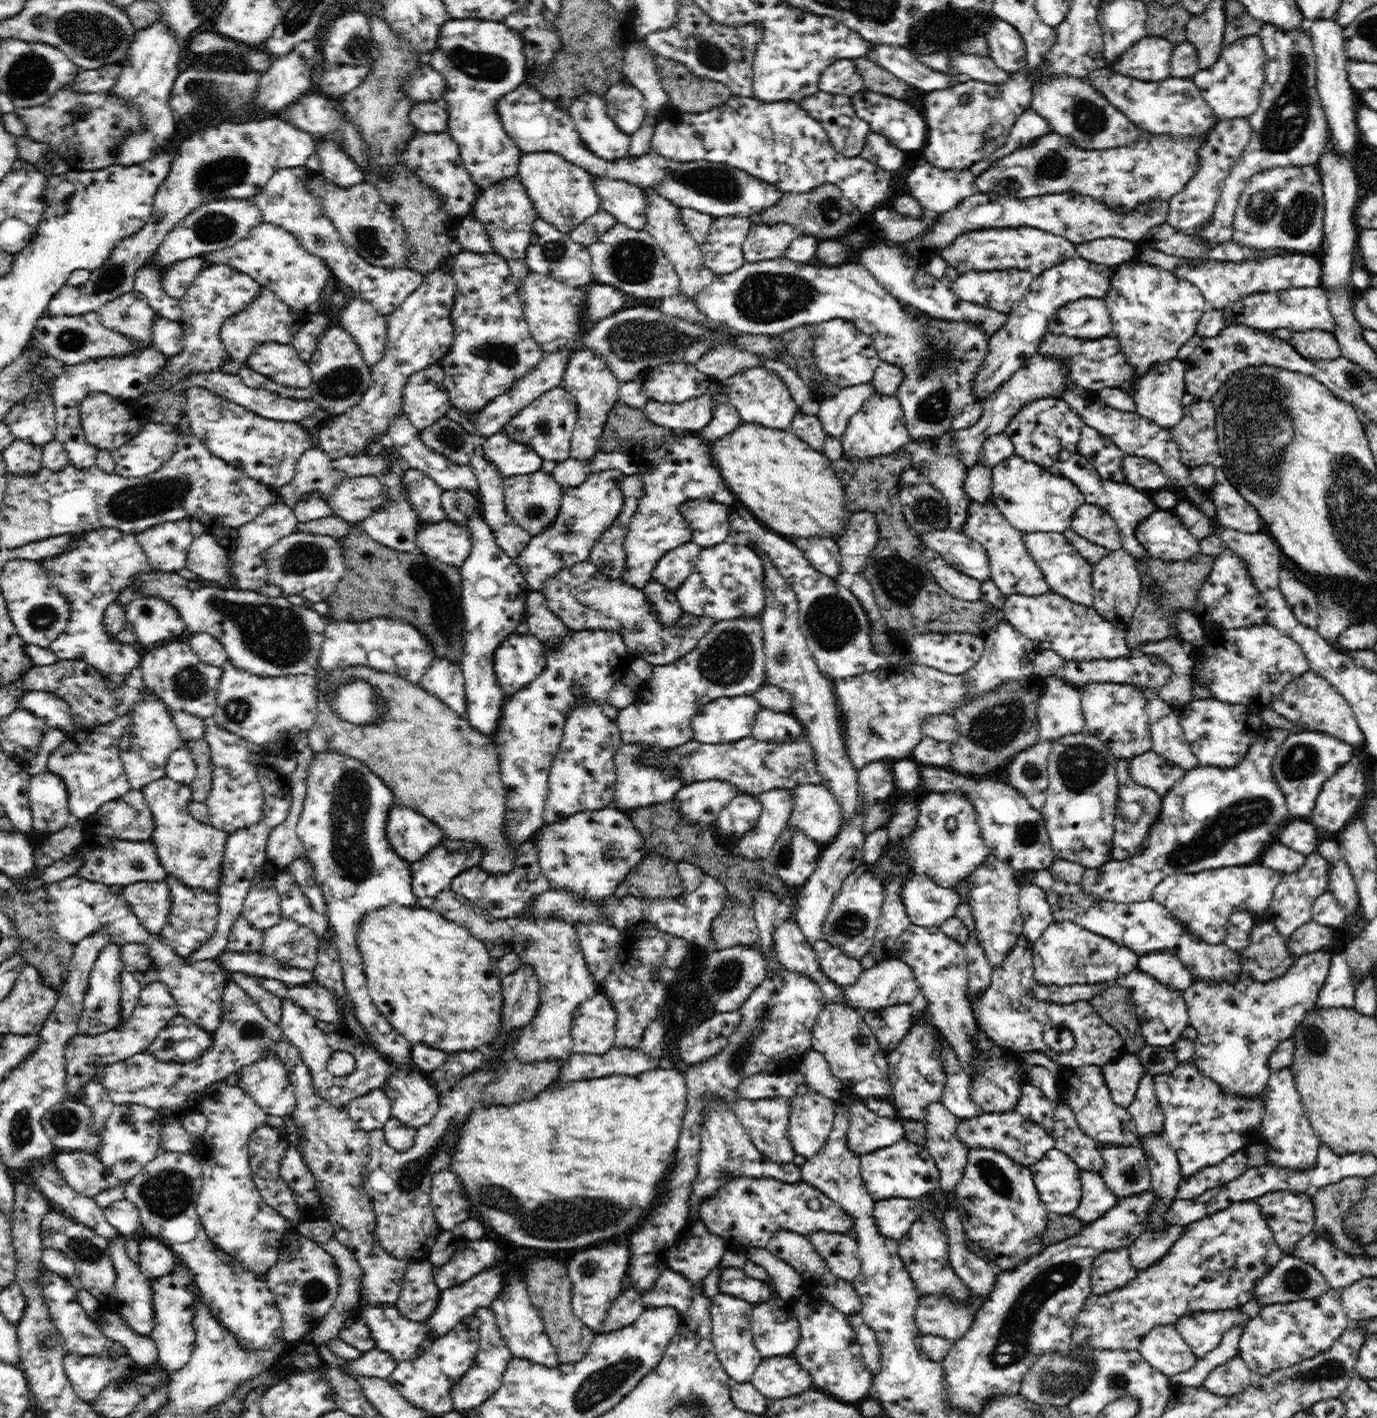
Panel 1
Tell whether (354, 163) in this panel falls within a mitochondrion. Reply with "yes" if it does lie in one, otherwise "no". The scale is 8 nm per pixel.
no

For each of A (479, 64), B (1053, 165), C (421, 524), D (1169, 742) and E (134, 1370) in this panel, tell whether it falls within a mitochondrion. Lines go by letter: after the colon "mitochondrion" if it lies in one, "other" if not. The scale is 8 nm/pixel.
A: mitochondrion
B: mitochondrion
C: other
D: other
E: other

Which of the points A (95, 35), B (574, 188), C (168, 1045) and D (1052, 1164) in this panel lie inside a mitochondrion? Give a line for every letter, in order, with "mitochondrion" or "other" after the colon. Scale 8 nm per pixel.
A: mitochondrion
B: other
C: mitochondrion
D: other

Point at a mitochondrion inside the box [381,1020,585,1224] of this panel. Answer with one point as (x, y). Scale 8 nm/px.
(412, 1173)

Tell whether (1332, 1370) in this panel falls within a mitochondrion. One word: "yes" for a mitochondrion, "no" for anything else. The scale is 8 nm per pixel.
yes

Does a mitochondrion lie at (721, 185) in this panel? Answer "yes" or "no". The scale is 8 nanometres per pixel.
yes

